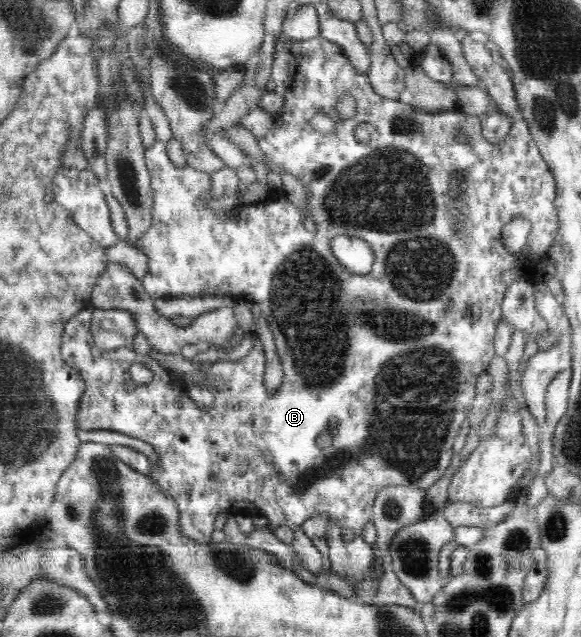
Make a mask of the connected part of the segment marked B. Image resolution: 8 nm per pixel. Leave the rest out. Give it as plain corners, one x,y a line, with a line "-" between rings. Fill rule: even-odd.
280,33
278,41
276,41
274,59
270,81
264,88
268,92
282,94
284,107
280,113
275,115
272,129
264,137
258,139
257,144
262,156
264,156
266,166
269,163
270,172
280,174
282,171
287,171
299,179
300,183
307,189
307,211
311,213
310,218
314,221
316,230
308,232
304,228
303,217
300,216
298,206
294,206
286,198
258,203
251,207
239,205
223,214
207,208
203,201
212,198
209,192
210,173
202,172
188,165
176,167
167,156
166,144
156,139
146,148
145,153
145,164
151,173
153,189
152,223
150,229
140,239
135,242
126,240
126,242
141,249
141,253
137,256
141,256
145,260
148,270
148,274
145,275
142,282
152,298
163,296
192,297
222,292
231,294
238,299
249,298
253,303
258,304
263,316
267,319
269,329
273,332
278,356
284,367
285,375
278,391
271,395
265,389
266,358
262,342
257,336
252,338
250,354
235,361
218,361
209,368
208,386
215,396
215,400
210,407
202,407
194,403
192,397
188,397
186,385
178,385
178,381
174,380
174,373
164,369
149,354
136,354
132,346
122,346
110,351
100,349
95,344
91,333
93,308
90,307
82,309
66,322
61,341
61,355
66,364
80,373
86,385
84,394
79,401
76,417
78,430
116,430
130,437
146,441
155,449
157,461
153,464
154,474
150,478
164,496
177,503
180,533
183,533
184,537
193,539
195,543
200,545
208,545
212,532
215,530
214,520
220,515
220,512
229,510
235,513
245,513
252,517
266,516
269,521
268,526
272,530
276,527
289,527
293,532
301,527
305,521
308,521
311,516
326,513
330,527
336,529
336,531
334,529
326,531
326,537
324,537
328,539
329,550
326,558
329,569
353,583
353,591
360,599
360,603
372,605
376,603
378,585
376,585
376,578
372,572
374,551
370,544
364,540
364,525
374,520
372,513
374,502
376,502
380,491
390,485
408,485
426,491
438,479
444,477
444,473
452,461
454,440
468,422
470,409
477,396
476,383
482,375
486,374
490,361
496,356
495,331
497,323
502,318
501,305
506,288
517,279
528,281
532,285
542,282
542,263
548,262
548,250
558,238
559,219
554,205
556,184
551,169
541,157
539,148
532,139
529,125
524,119
513,122
508,135
502,141
498,141
498,143
487,141
482,135
482,121
479,116
465,114
458,108
446,111
437,110
436,112
416,110
398,99
386,99
378,95
371,86
369,74
358,72
345,56
343,49
337,43
328,41
322,36
304,41
294,41
-
342,95
351,95
355,99
357,110
352,118
342,119
338,117
336,103
-
320,109
336,122
334,133
322,135
310,127
310,118
314,117
-
460,133
463,133
465,137
468,137
469,134
472,135
472,140
468,140
465,144
460,142
458,140
-
515,217
523,217
532,224
525,246
528,248
526,253
523,253
523,250
519,253
508,253
501,241
502,228
-
338,261
348,271
358,273
358,275
348,273
-
472,305
478,307
476,315
468,315
-
376,313
382,313
380,321
376,321
-
134,363
142,364
152,370
154,379
146,385
137,385
129,373
129,369
-
344,527
352,529
353,540
351,542
343,542
340,537
340,530

